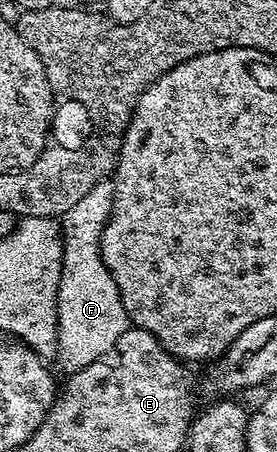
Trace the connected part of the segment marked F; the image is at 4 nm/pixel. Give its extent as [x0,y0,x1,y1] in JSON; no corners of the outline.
[57,179,129,375]

